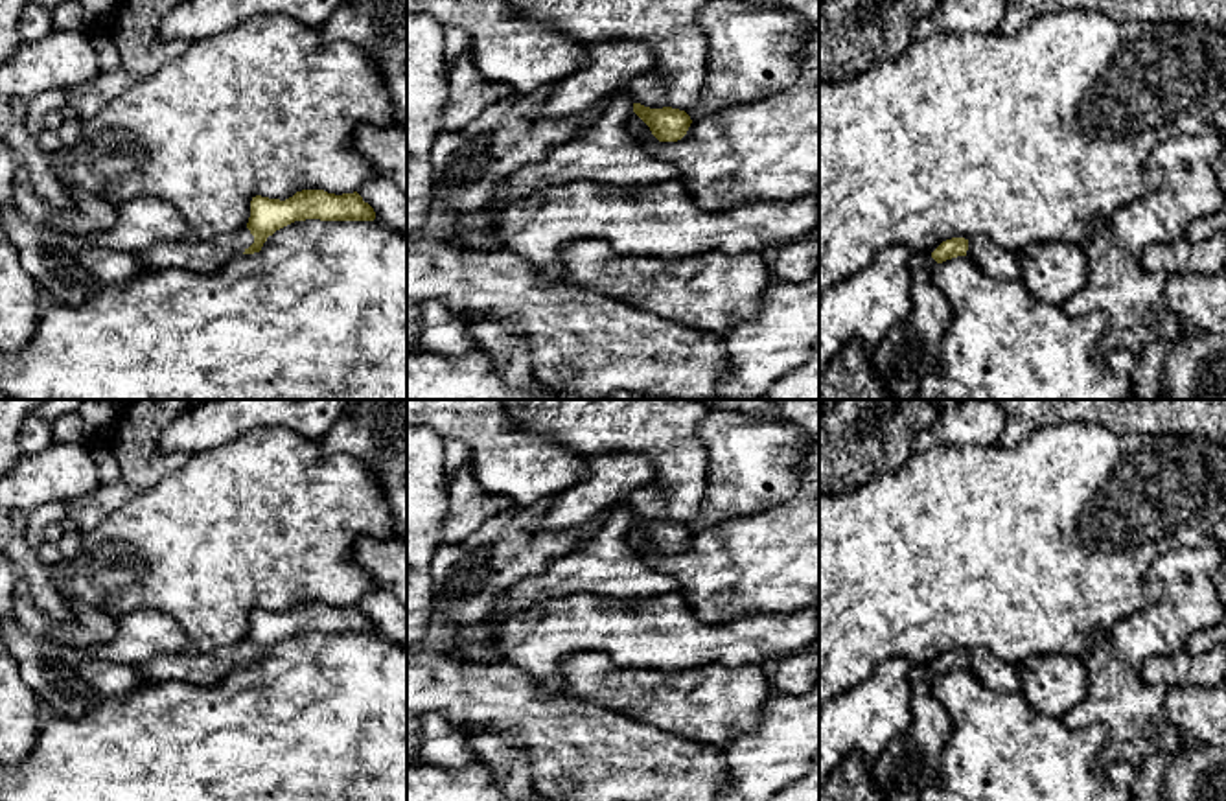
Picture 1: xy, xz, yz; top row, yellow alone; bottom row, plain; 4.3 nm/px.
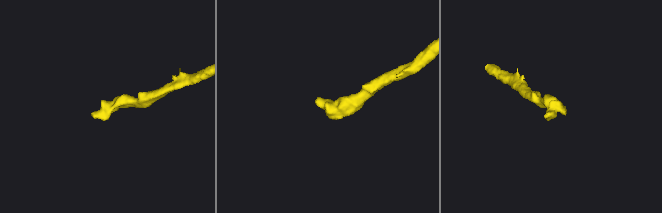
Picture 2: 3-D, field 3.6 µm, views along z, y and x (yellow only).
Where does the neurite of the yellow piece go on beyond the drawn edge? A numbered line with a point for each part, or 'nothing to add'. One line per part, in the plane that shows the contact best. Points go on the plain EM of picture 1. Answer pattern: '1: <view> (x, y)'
1: xy (192, 667)

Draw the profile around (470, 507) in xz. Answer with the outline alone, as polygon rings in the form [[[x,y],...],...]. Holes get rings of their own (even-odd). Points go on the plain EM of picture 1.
[[[471,460],[449,479],[447,503],[442,525],[444,543],[466,540],[488,519],[514,505],[508,497],[493,495],[480,488],[473,475]]]

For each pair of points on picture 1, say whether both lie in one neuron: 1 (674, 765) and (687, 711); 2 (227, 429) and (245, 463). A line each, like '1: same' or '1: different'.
1: different
2: different

